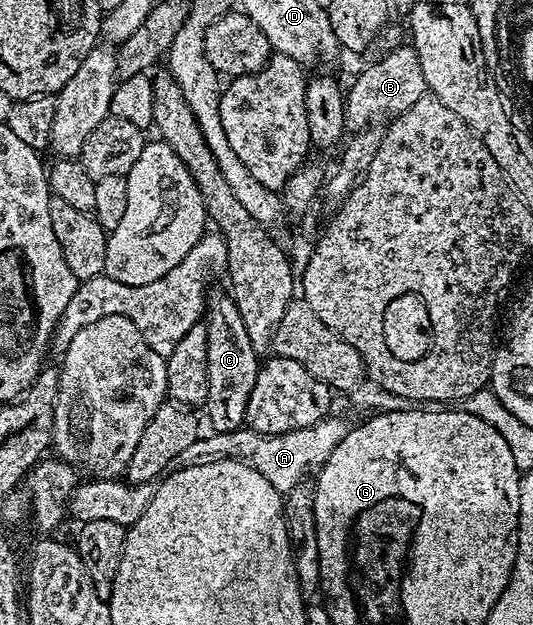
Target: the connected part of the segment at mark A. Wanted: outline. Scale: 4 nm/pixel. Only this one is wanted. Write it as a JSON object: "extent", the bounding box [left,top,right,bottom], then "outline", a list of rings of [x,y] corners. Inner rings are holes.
{"extent":[175,415,349,495],"outline":[[[329,415],[310,427],[302,427],[298,431],[286,431],[282,435],[269,437],[265,433],[259,433],[247,427],[241,427],[229,433],[209,432],[194,443],[190,443],[190,447],[186,447],[186,451],[182,451],[182,455],[176,457],[175,464],[180,467],[201,465],[207,461],[220,461],[224,457],[231,457],[233,461],[244,461],[250,467],[254,467],[254,471],[266,475],[270,484],[279,493],[286,495],[291,489],[298,487],[298,483],[309,480],[310,475],[315,474],[321,467],[327,466],[334,447],[342,443],[349,428],[349,422],[346,423],[335,415]]]}

